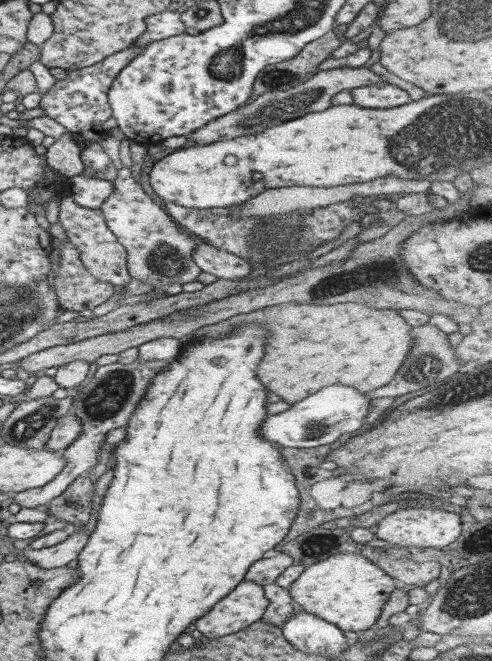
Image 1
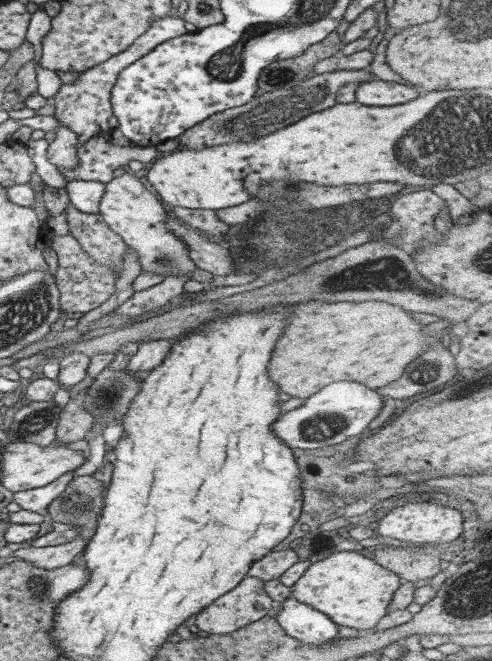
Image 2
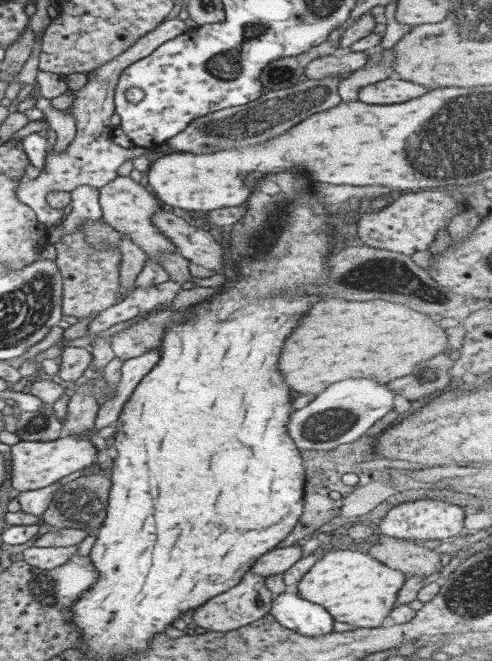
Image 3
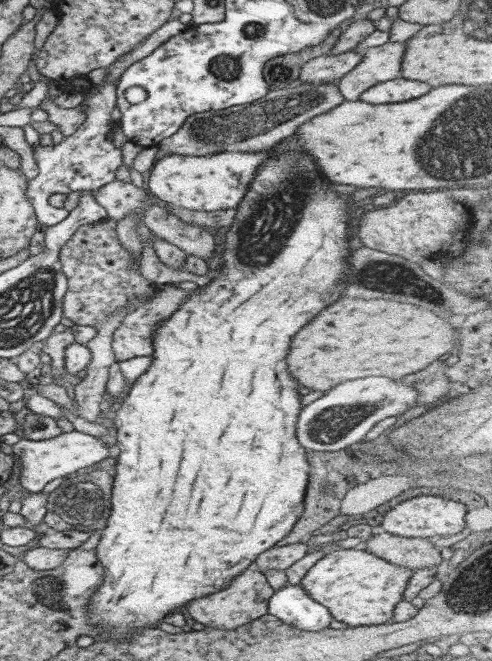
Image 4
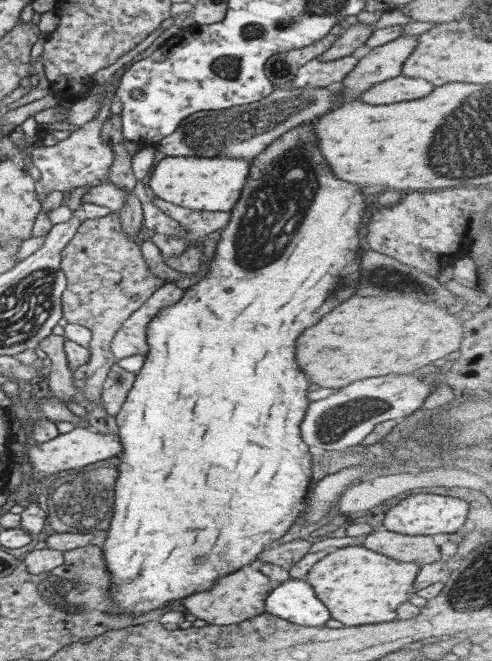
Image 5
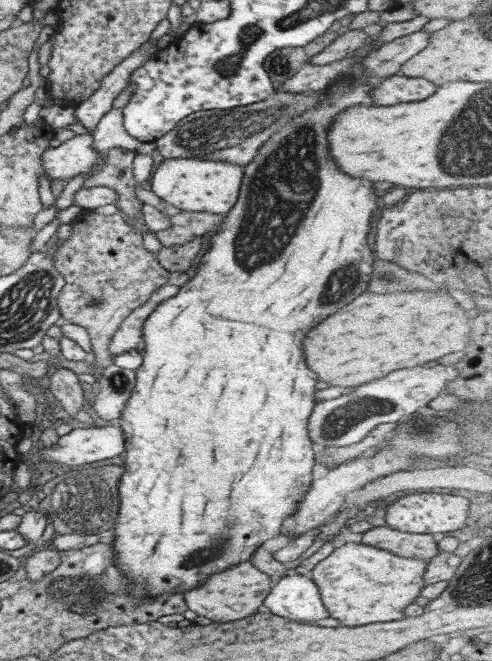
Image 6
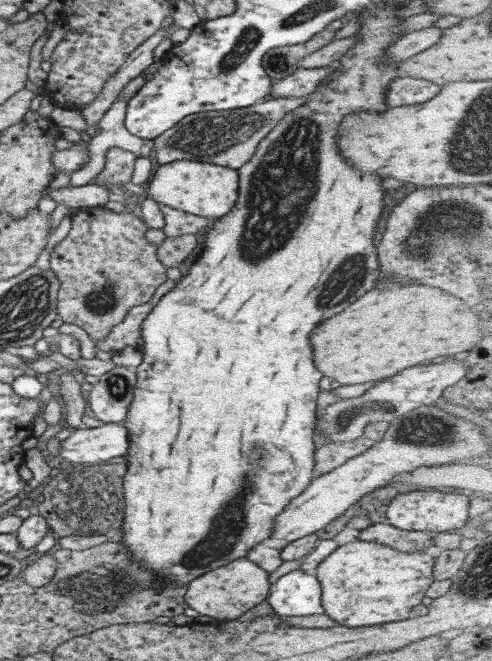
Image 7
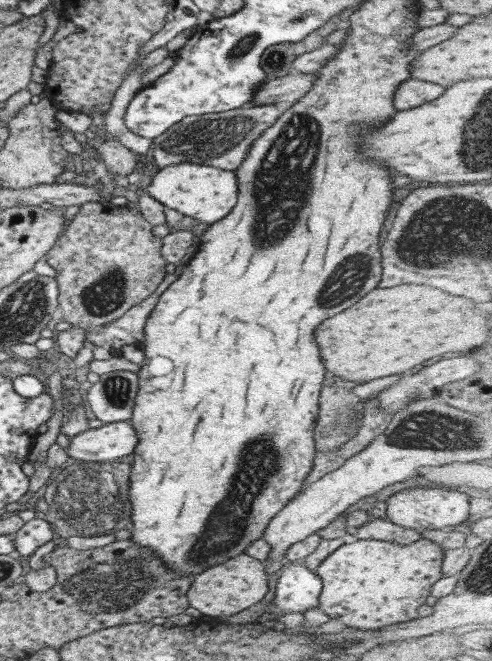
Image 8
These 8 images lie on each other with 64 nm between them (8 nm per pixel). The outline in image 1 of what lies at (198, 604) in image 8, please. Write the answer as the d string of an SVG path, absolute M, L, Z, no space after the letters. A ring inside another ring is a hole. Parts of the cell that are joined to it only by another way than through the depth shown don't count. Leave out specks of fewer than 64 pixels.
M243 581L224 596L195 625L202 635L209 639L221 638L245 630L247 626L261 620L270 607L262 586Z

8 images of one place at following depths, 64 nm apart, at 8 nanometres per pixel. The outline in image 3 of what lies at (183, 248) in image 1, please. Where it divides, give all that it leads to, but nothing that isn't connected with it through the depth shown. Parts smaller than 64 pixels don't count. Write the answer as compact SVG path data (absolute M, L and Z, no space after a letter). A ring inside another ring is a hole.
M118 176L99 188L99 203L102 208L102 218L111 228L114 228L119 234L124 233L137 244L146 254L146 258L154 258L160 264L160 255L162 251L178 251L178 248L172 244L172 241L165 238L153 226L154 213L160 211L163 205L158 198L140 183L135 182L130 176Z

